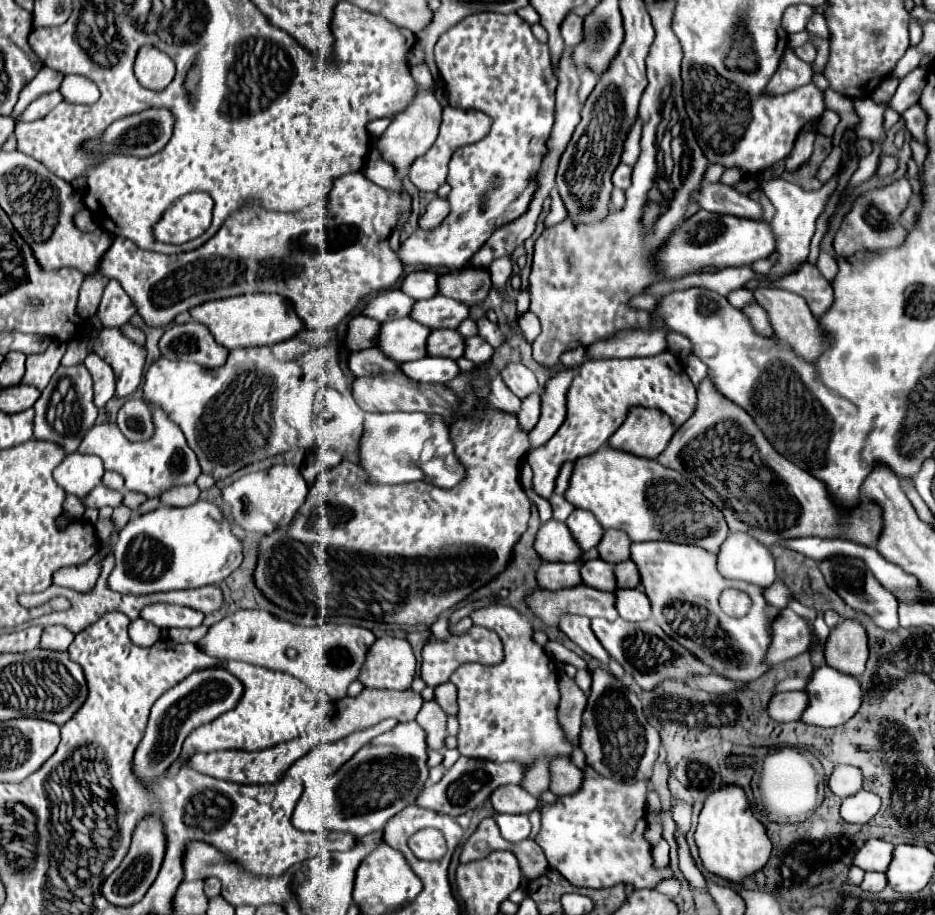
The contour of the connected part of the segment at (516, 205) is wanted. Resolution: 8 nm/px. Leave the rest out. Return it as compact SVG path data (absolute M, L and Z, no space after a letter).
M477 13L461 19L453 25L435 45L435 63L449 91L449 105L459 109L477 109L493 119L491 133L473 143L459 147L449 161L447 183L451 185L449 203L451 213L445 223L433 229L417 229L399 249L403 265L423 267L449 267L461 269L471 257L485 245L485 241L499 227L519 219L529 209L537 191L537 171L541 169L543 157L547 155L547 141L555 119L555 89L557 79L551 65L547 43L539 43L531 33L531 25L517 17L517 13Z

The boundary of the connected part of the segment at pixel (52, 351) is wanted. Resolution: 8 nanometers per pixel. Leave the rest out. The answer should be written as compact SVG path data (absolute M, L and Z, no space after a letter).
M53 341L45 355L29 355L27 357L27 371L25 371L25 379L21 379L23 385L33 385L39 391L45 389L45 379L49 379L49 375L55 373L55 369L61 363L61 343Z

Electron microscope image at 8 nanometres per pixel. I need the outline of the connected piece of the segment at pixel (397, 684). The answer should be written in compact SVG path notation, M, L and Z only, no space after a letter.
M383 635L371 645L359 680L364 688L407 689L415 677L415 667L417 659L411 643Z

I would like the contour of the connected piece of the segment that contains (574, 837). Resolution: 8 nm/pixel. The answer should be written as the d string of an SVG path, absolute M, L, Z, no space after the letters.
M585 765L581 789L573 795L557 797L555 803L539 803L541 809L541 831L537 835L537 845L543 849L549 867L565 875L565 879L575 887L587 889L605 889L617 883L633 885L633 889L655 889L661 881L673 879L673 871L667 865L665 869L657 869L651 857L651 845L645 839L647 819L645 819L645 801L647 801L647 783L617 783L609 777L599 775L593 767Z

